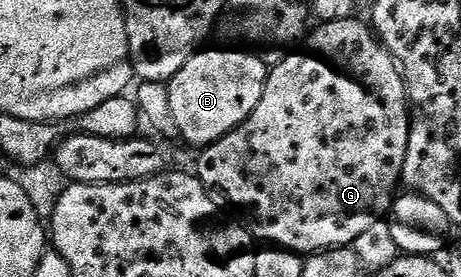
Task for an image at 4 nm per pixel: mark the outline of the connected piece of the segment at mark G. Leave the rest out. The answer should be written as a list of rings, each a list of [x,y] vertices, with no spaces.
[[[358,18],[328,24],[320,23],[319,29],[316,32],[314,29],[306,37],[307,48],[300,47],[292,51],[268,71],[265,90],[261,94],[261,102],[257,102],[257,110],[253,110],[253,114],[249,114],[249,118],[241,122],[241,126],[222,136],[216,144],[202,149],[194,157],[194,175],[199,177],[211,199],[224,209],[232,208],[240,216],[236,217],[242,221],[252,237],[256,241],[264,240],[264,245],[286,248],[288,252],[300,254],[327,252],[330,248],[346,248],[354,245],[355,240],[361,238],[361,234],[365,234],[369,226],[373,226],[373,222],[384,219],[397,199],[403,179],[405,150],[409,150],[411,102],[407,98],[403,73],[399,71],[399,65],[392,58],[391,51],[380,42],[378,36],[364,21],[363,24]]]

